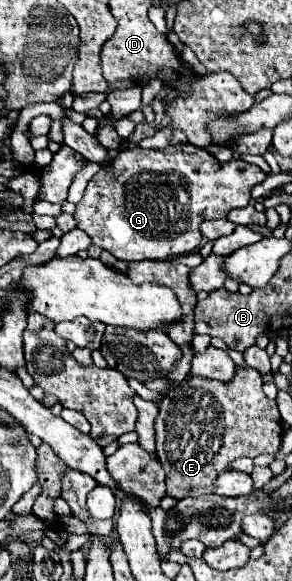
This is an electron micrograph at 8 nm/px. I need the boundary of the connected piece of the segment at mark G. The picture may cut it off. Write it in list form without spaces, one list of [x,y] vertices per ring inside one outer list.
[[[177,144],[177,146],[169,146],[165,150],[145,150],[145,148],[129,148],[129,150],[121,150],[121,154],[109,164],[109,166],[103,166],[87,184],[85,188],[85,194],[83,194],[83,200],[77,204],[77,210],[73,214],[73,218],[77,220],[77,228],[81,228],[83,232],[87,232],[93,240],[95,246],[103,248],[103,250],[109,250],[113,256],[117,256],[119,260],[169,260],[169,258],[175,258],[175,256],[181,256],[181,254],[189,254],[193,252],[199,244],[201,244],[201,232],[199,232],[199,224],[203,220],[209,220],[209,218],[225,218],[229,210],[233,208],[243,208],[249,204],[249,196],[251,196],[251,188],[261,184],[265,180],[265,172],[241,158],[233,158],[229,162],[219,162],[215,156],[211,156],[207,150],[203,148],[197,148],[193,144]]]

